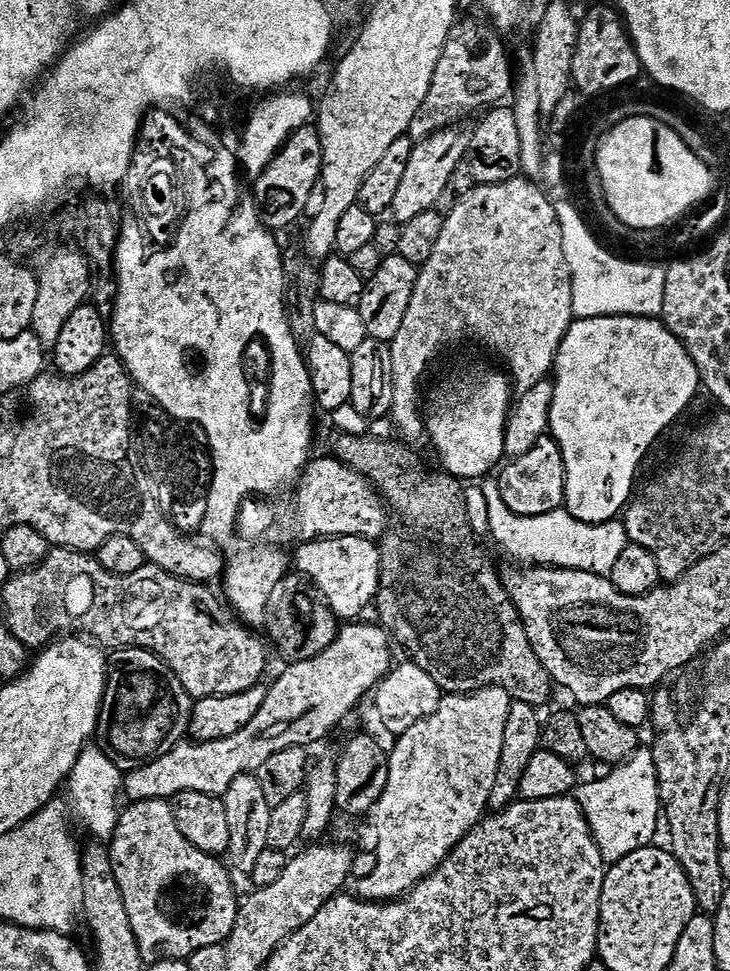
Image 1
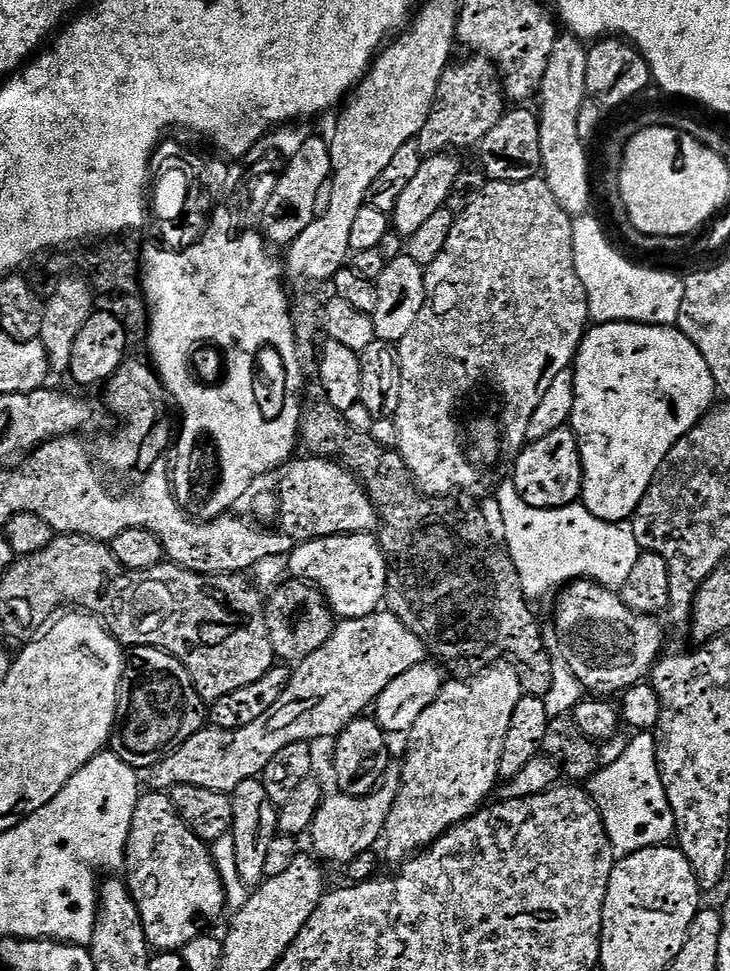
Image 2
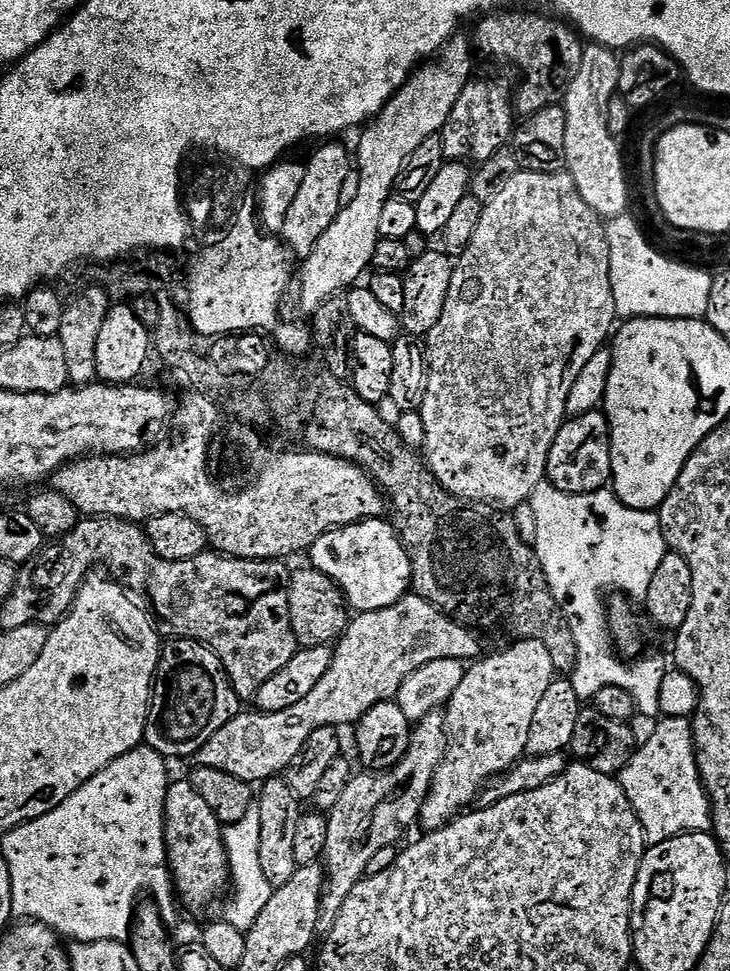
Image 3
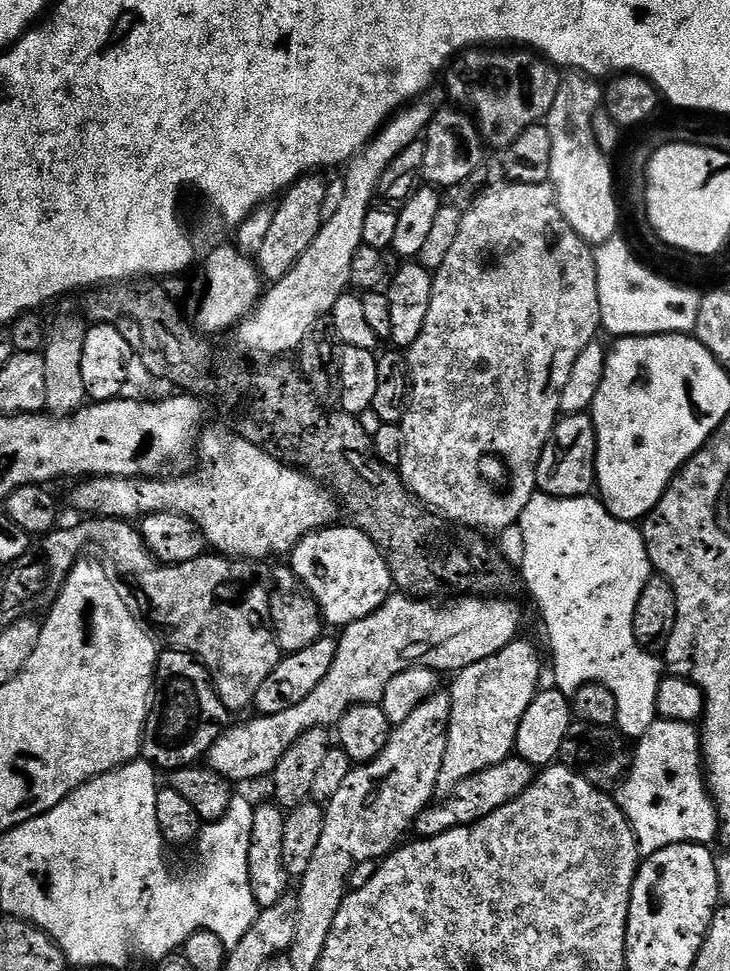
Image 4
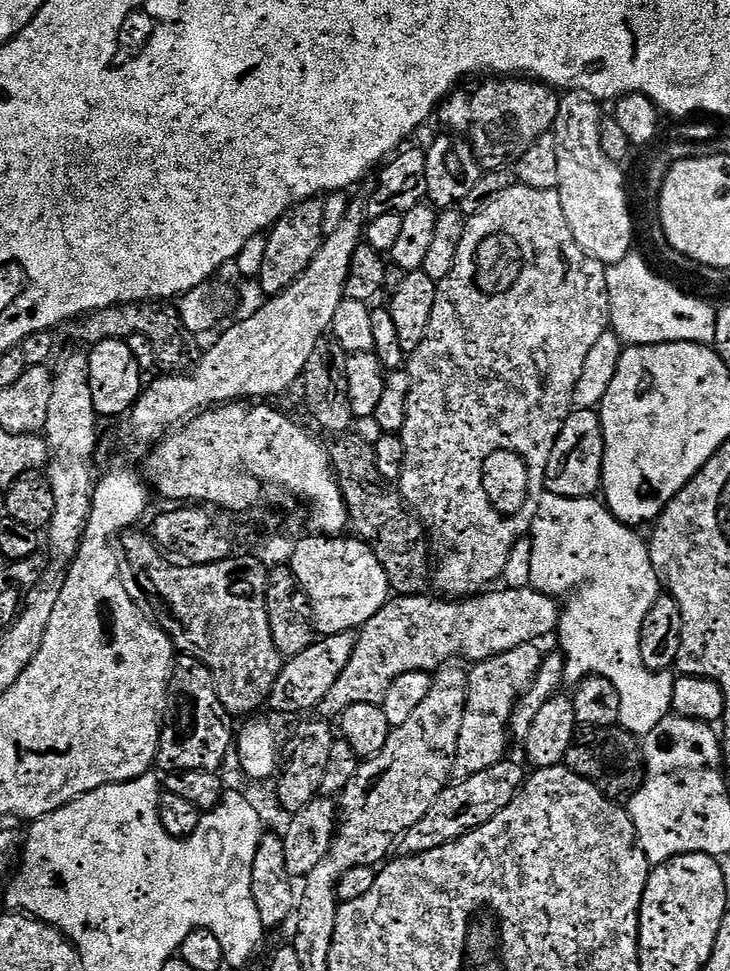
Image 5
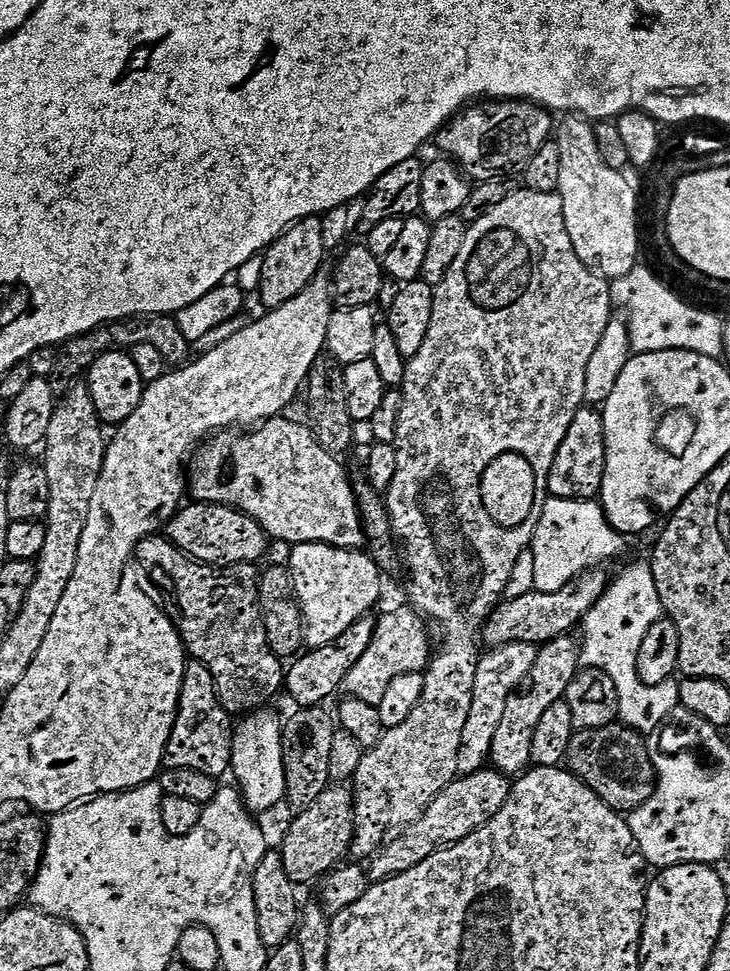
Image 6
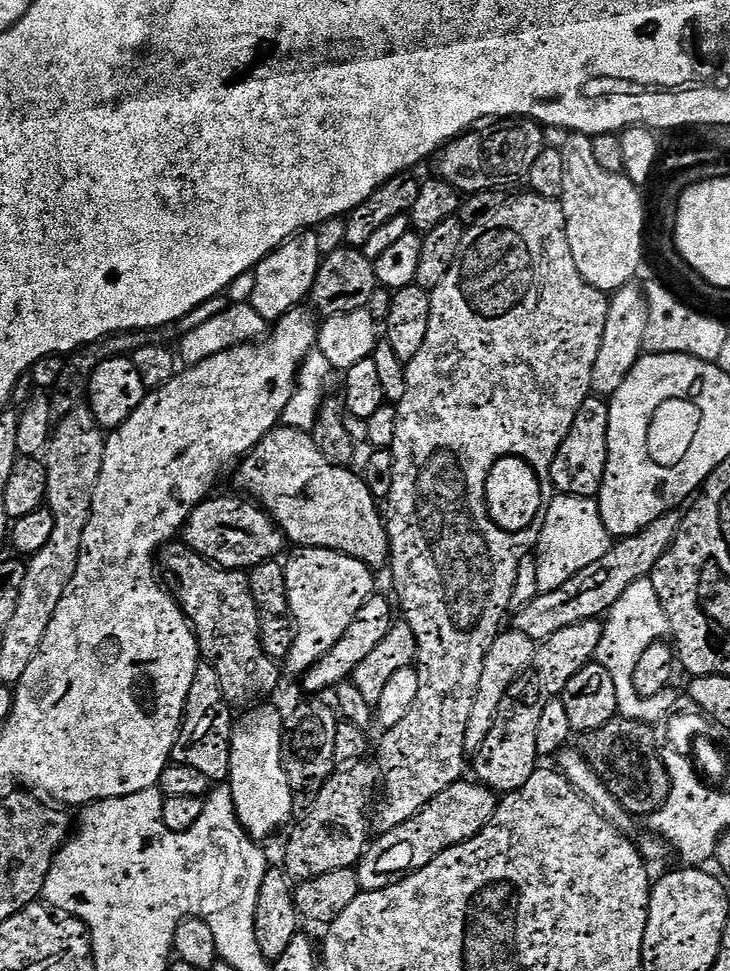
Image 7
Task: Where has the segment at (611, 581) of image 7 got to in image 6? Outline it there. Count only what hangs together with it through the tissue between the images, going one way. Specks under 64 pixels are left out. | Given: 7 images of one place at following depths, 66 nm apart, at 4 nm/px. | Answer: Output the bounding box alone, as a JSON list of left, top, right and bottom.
[482,566,610,646]

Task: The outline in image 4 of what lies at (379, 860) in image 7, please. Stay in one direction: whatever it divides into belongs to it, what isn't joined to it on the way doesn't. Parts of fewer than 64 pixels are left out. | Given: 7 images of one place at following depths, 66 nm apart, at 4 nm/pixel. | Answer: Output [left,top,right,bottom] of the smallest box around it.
[414,754,534,838]

